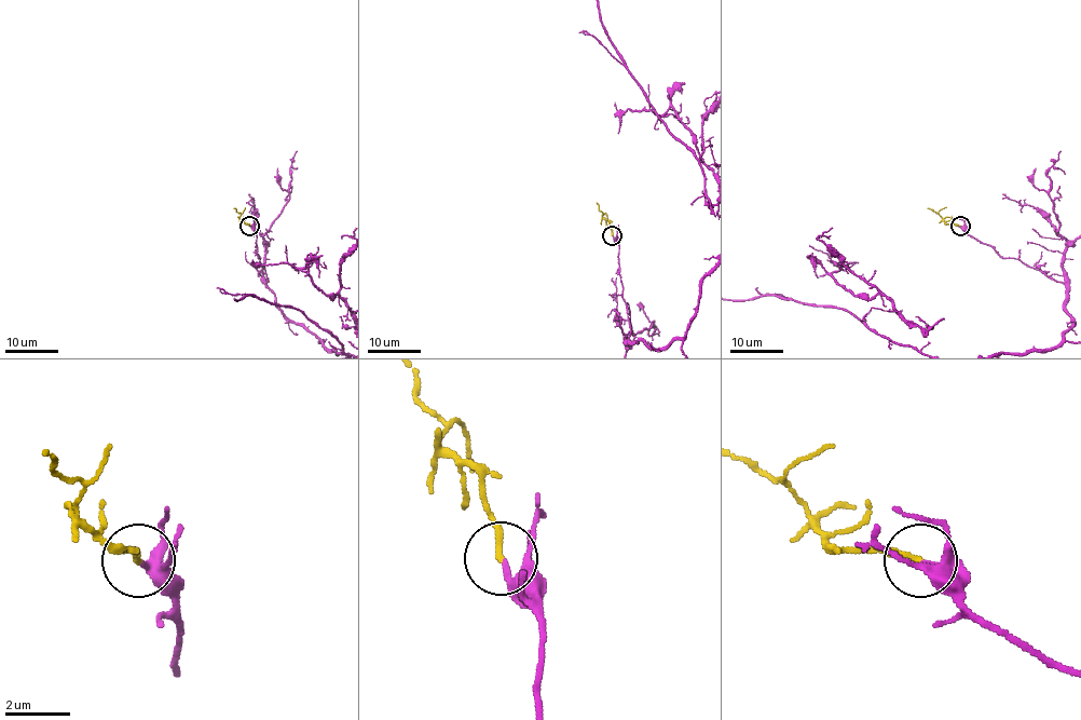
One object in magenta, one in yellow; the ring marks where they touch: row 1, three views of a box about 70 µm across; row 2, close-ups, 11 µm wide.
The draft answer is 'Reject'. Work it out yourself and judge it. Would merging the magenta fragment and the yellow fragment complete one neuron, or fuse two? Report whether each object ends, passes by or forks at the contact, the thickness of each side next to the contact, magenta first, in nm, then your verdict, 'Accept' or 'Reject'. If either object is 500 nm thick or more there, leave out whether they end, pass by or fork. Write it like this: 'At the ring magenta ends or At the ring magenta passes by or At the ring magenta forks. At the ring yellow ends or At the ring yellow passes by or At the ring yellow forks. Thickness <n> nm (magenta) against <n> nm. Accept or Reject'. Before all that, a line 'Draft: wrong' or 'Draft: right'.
Draft: wrong
At the ring magenta ends. At the ring yellow ends. Thickness 240 nm (magenta) against 200 nm. Accept

